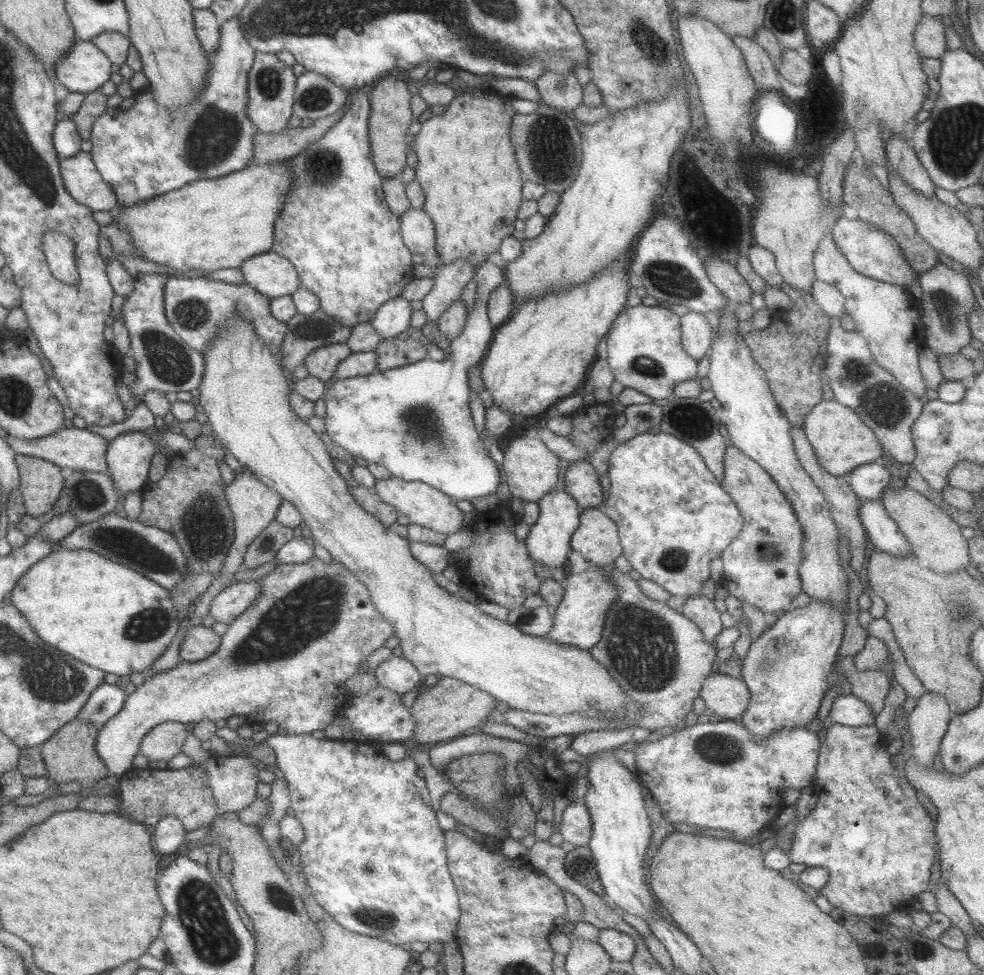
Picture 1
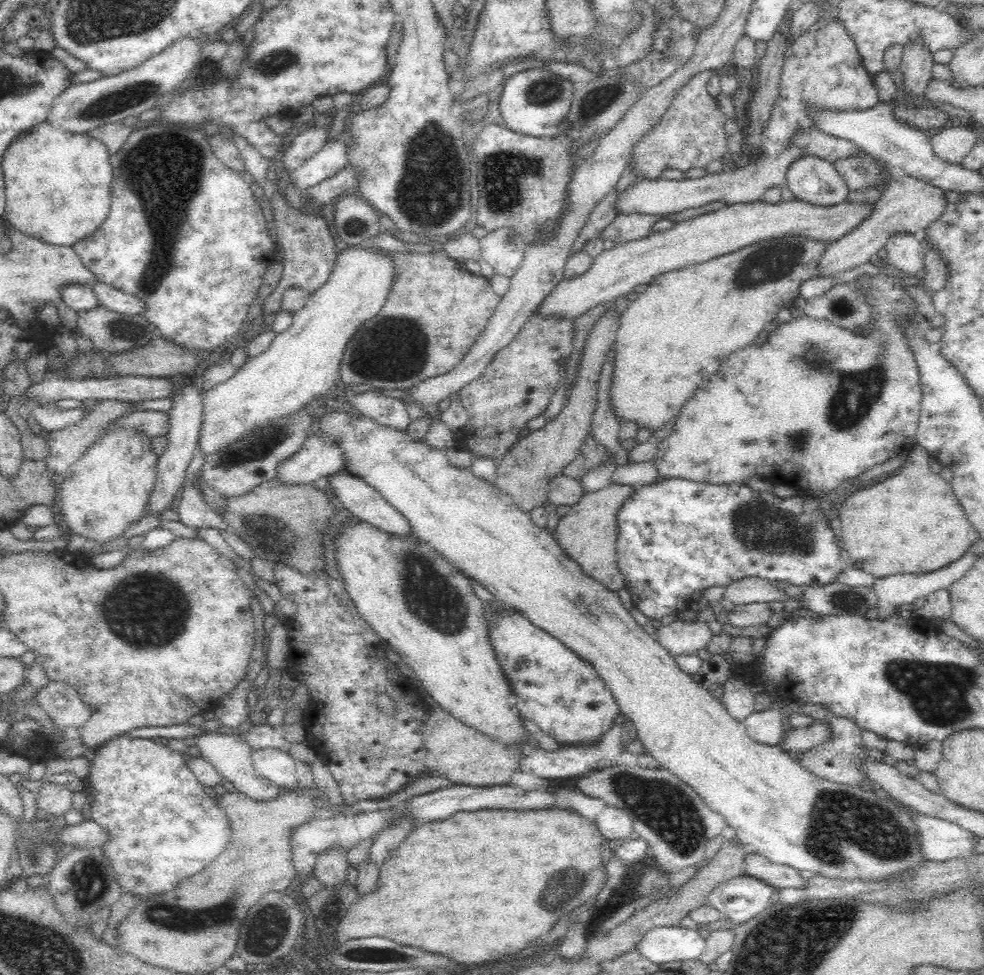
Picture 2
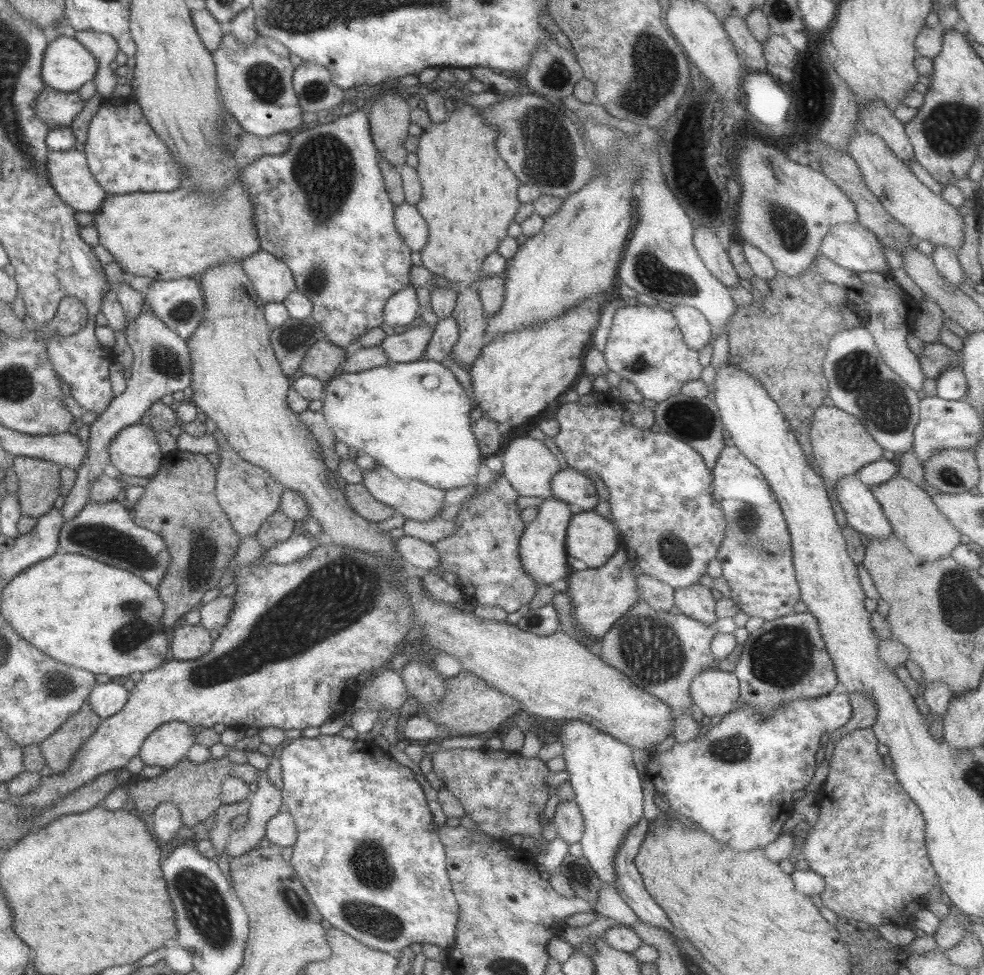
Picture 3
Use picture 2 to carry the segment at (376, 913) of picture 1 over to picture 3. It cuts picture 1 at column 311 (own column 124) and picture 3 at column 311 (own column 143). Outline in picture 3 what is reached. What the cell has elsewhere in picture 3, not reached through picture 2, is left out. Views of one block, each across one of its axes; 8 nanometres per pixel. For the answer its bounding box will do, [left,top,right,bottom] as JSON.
[279,734,460,952]

